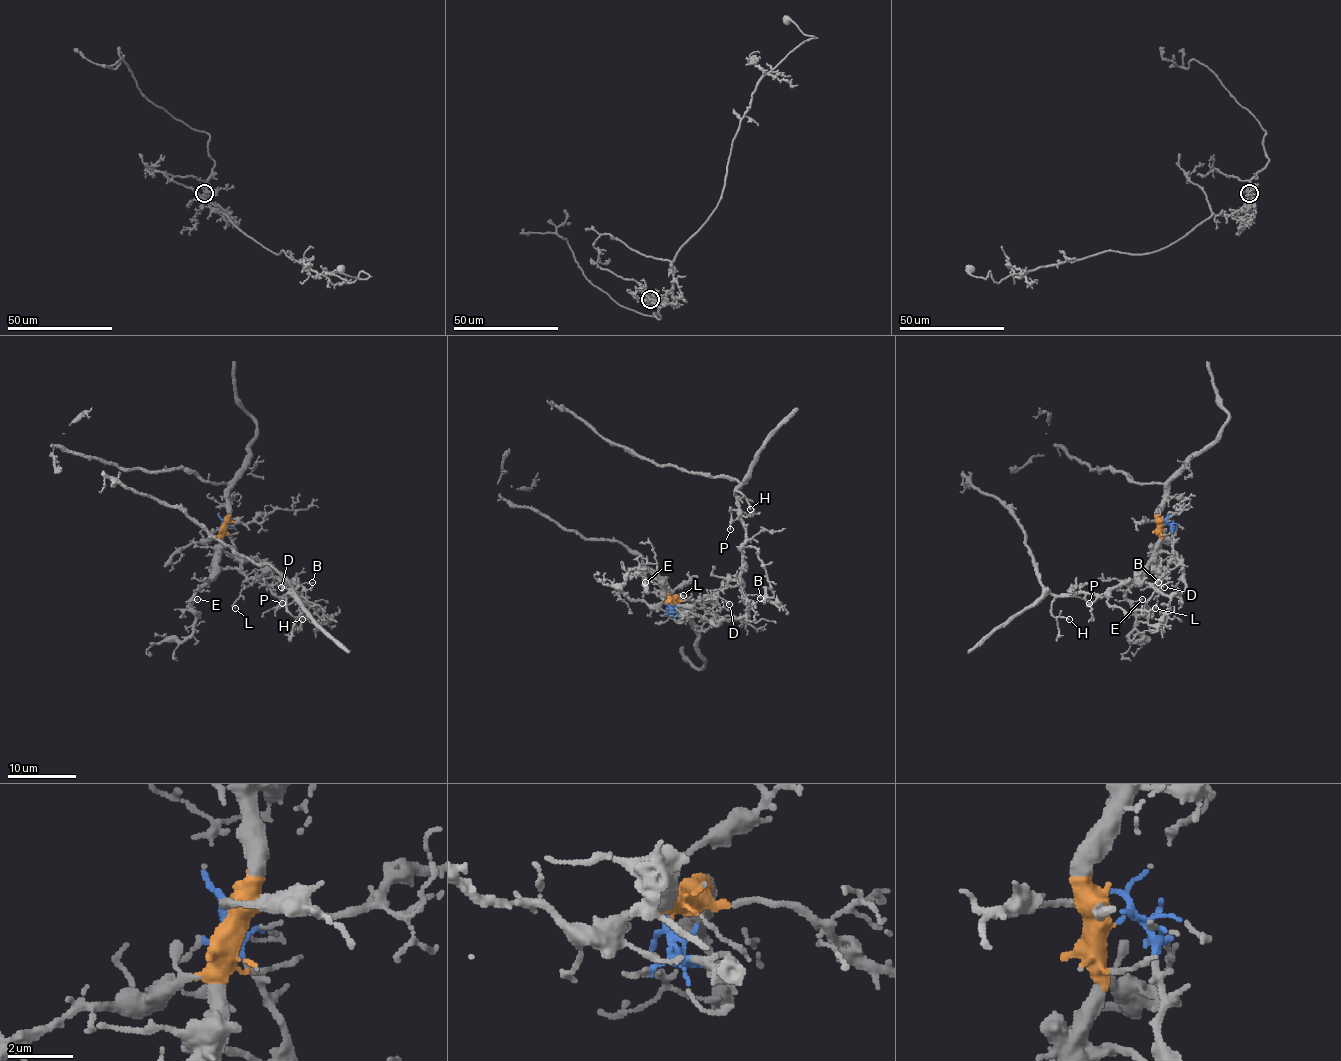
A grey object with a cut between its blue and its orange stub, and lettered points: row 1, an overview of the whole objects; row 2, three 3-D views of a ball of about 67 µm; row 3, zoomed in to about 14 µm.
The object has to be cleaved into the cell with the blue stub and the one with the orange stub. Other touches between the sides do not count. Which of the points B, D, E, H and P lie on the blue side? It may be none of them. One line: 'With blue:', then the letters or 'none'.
With blue: B, D, H, P

